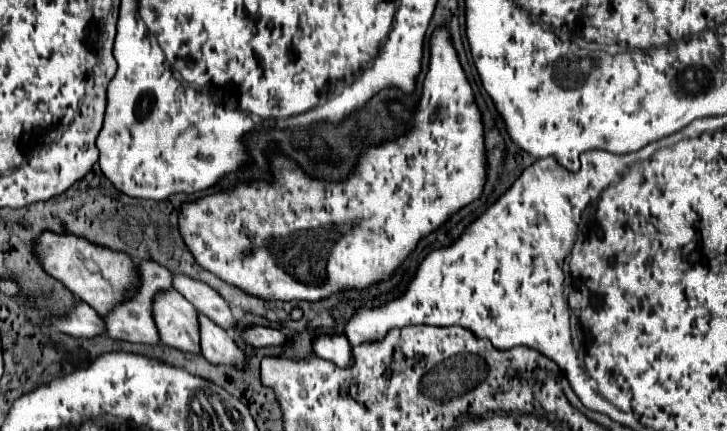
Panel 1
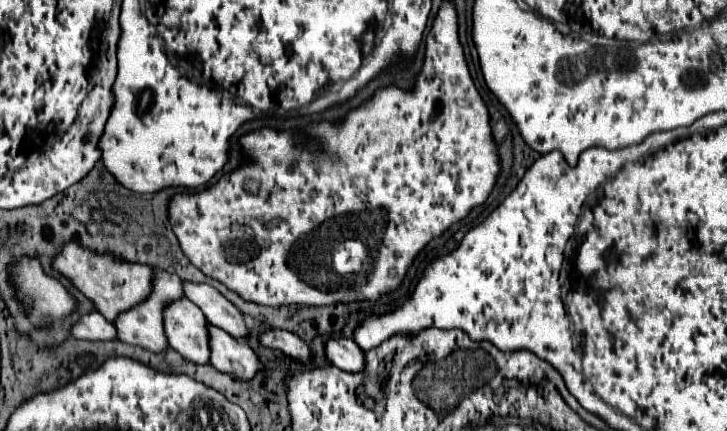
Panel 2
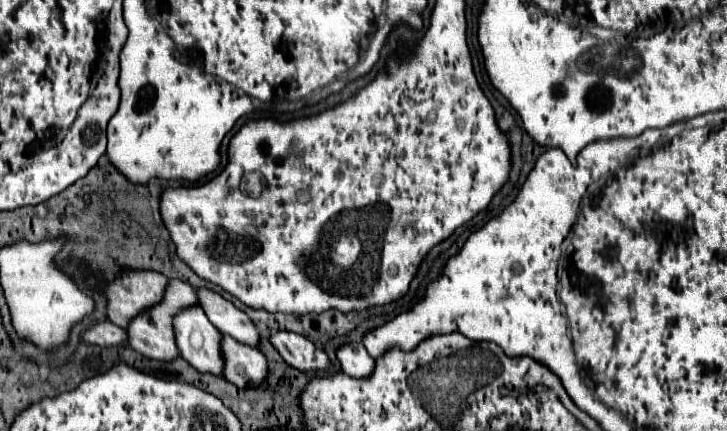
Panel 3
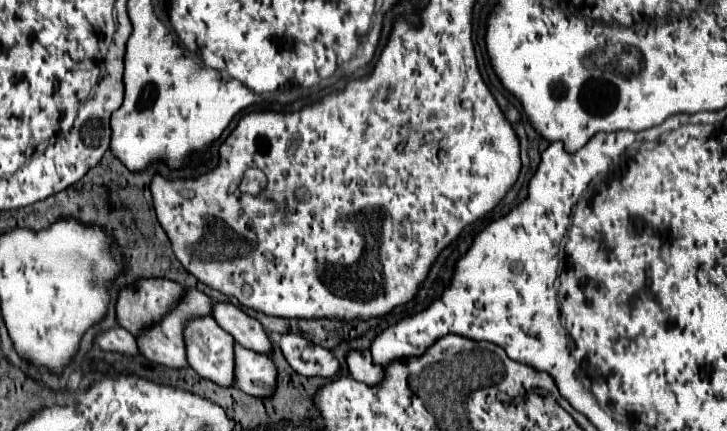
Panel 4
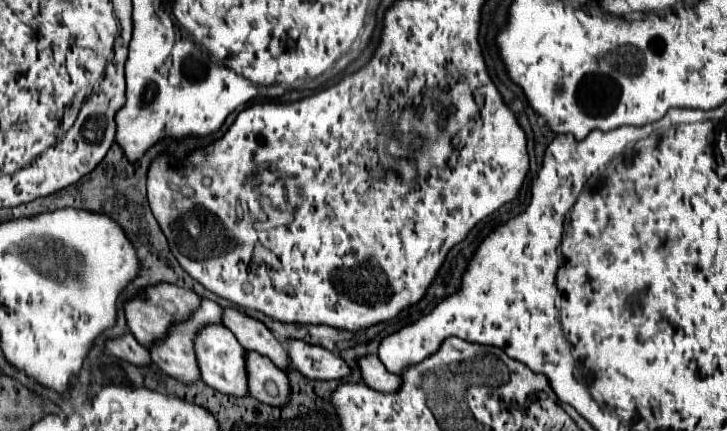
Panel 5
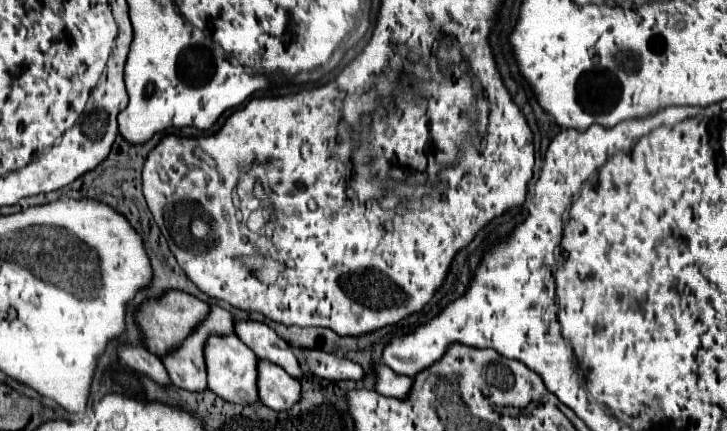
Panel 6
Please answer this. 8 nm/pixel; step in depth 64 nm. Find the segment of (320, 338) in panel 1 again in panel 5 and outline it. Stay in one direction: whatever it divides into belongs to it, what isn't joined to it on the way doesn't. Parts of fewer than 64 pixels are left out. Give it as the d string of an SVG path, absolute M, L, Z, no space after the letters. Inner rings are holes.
M368 354L358 358L358 370L360 370L360 378L366 386L378 390L378 392L390 392L390 390L398 390L398 382L400 378L392 372L388 372L382 362L378 362L378 356Z

